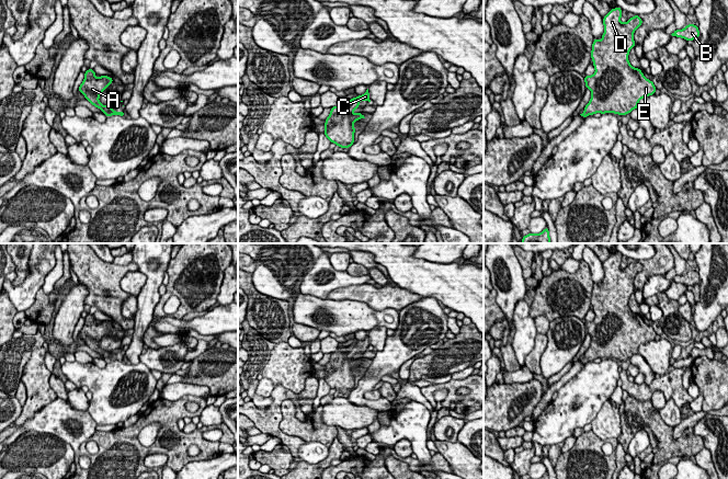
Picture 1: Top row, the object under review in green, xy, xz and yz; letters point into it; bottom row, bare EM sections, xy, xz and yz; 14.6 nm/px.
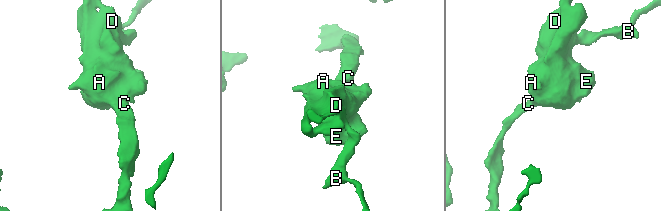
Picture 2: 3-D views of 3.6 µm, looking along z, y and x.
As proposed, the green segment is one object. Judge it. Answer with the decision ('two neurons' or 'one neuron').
one neuron

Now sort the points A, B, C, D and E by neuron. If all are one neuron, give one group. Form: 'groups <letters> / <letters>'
groups A B C D E

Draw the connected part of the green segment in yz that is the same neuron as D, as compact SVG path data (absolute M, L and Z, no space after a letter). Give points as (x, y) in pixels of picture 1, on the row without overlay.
M616 252L603 263L604 278L602 285L594 284L591 296L591 305L595 318L585 321L585 333L591 335L591 344L580 360L582 363L594 361L595 358L615 358L623 361L638 354L638 347L649 341L655 340L656 331L648 326L639 313L635 313L628 306L629 297L635 293L634 278L642 270L639 261L634 261L627 267L622 269L622 254Z

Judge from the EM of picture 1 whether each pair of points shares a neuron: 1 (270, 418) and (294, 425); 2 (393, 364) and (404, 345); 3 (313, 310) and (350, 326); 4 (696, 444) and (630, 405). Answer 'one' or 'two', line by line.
1: two
2: one
3: one
4: one

